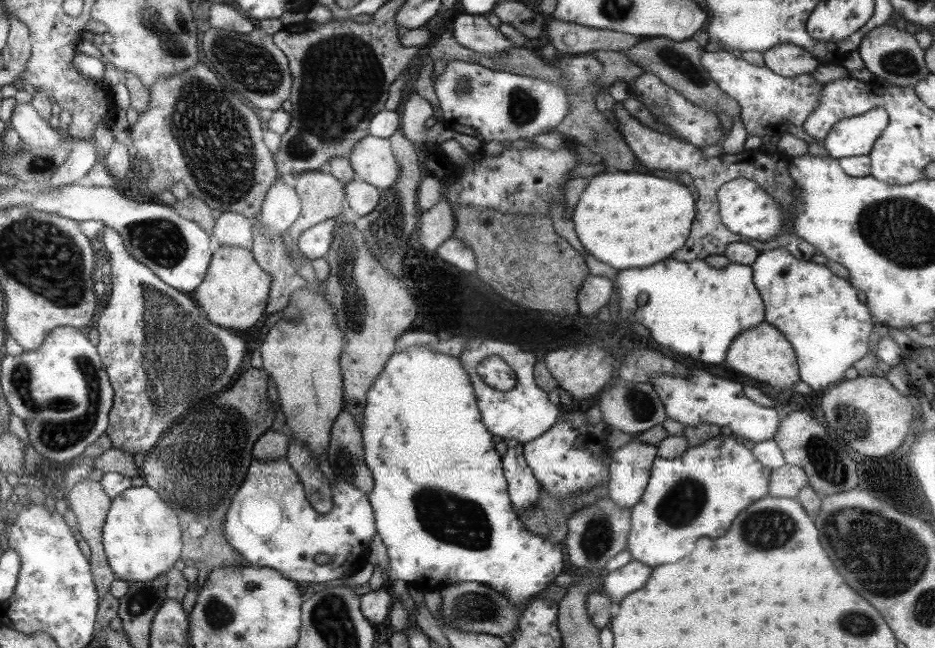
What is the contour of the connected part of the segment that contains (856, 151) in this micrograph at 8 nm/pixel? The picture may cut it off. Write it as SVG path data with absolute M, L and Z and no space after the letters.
M877 107L876 109L869 110L868 113L837 122L829 137L824 138L824 146L828 151L828 156L837 160L846 157L869 155L878 137L881 137L888 127L889 114L886 112L886 109Z

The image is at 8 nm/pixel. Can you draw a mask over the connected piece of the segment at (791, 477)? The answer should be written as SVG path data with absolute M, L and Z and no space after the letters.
M788 465L771 472L769 496L774 498L796 498L800 489L809 484L808 477L802 468Z

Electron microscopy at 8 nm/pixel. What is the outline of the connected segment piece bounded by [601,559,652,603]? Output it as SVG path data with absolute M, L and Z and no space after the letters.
M632 559L626 566L609 572L602 584L601 592L619 603L630 592L640 590L648 582L648 576L652 572L652 568L644 564L642 561Z

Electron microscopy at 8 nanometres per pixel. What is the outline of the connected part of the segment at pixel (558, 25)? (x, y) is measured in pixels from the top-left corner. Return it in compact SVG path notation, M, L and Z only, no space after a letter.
M549 17L545 27L550 42L559 55L585 54L595 50L628 50L632 44L646 40L647 36L634 36L624 32L588 28L572 22Z

